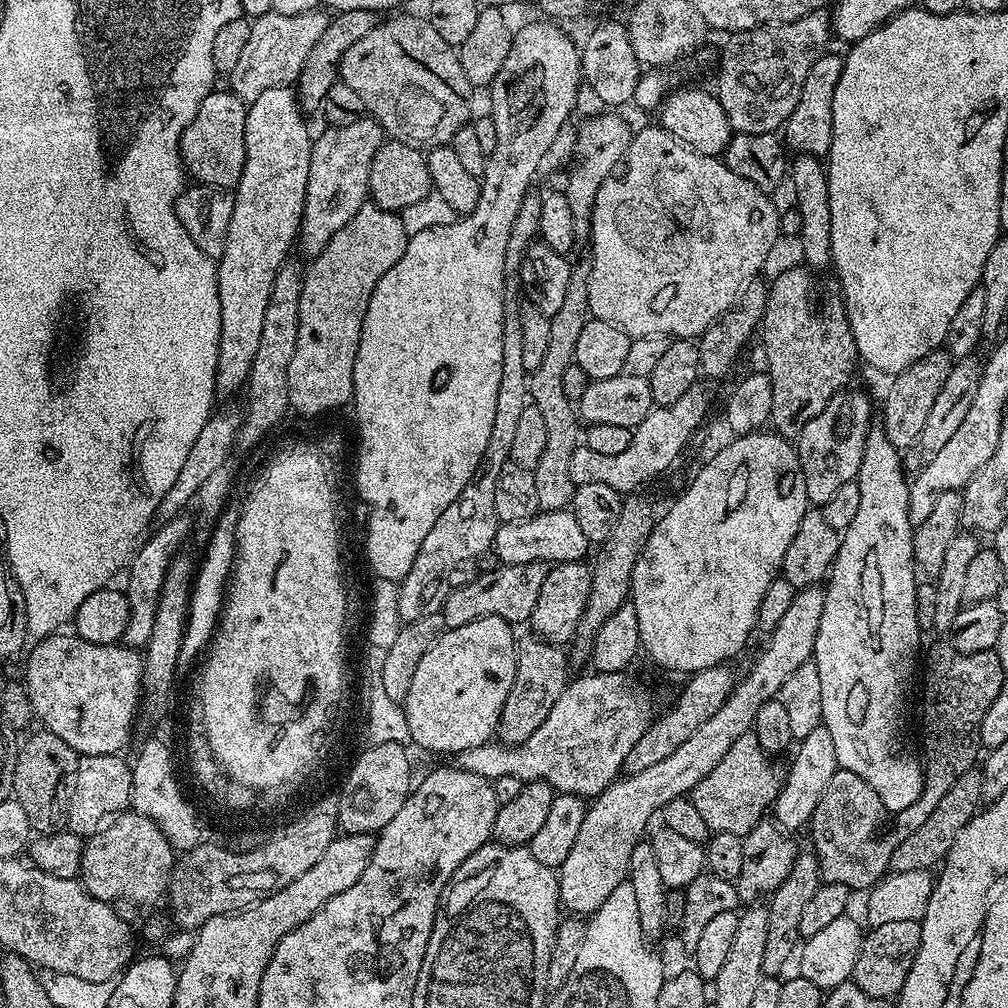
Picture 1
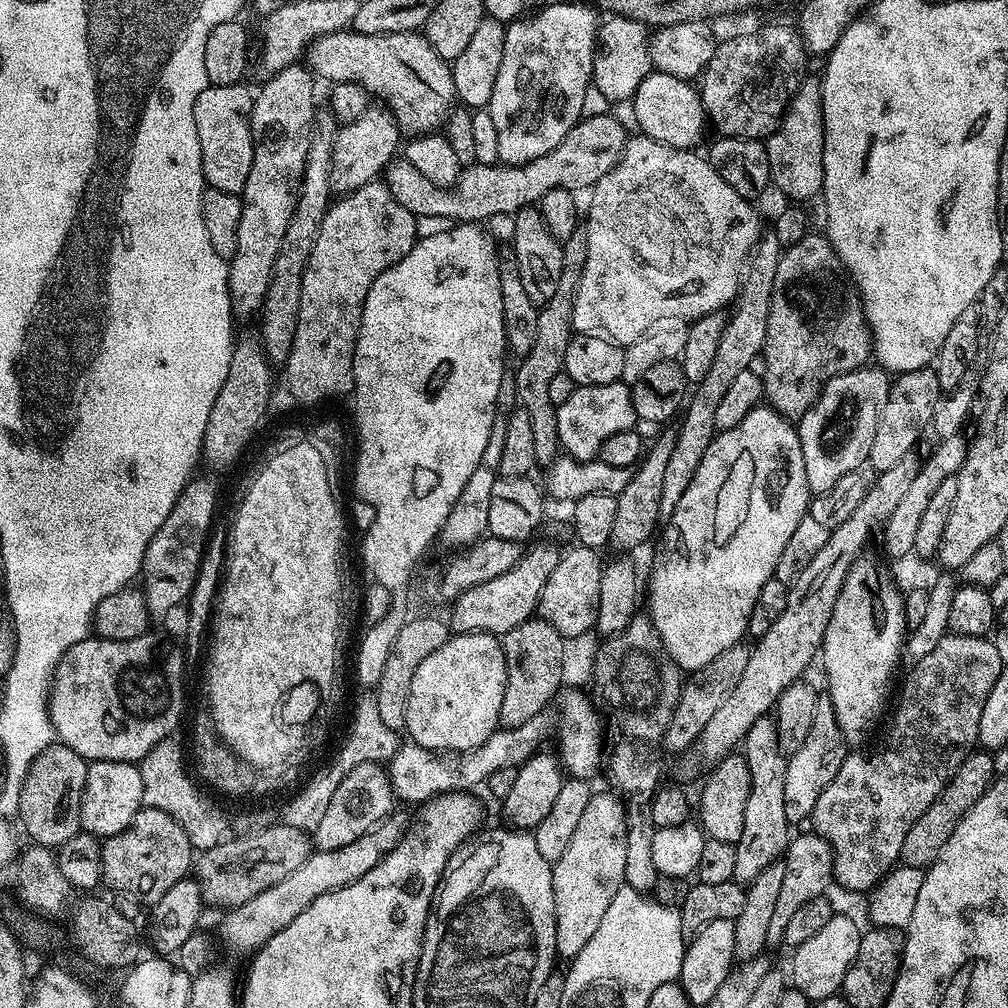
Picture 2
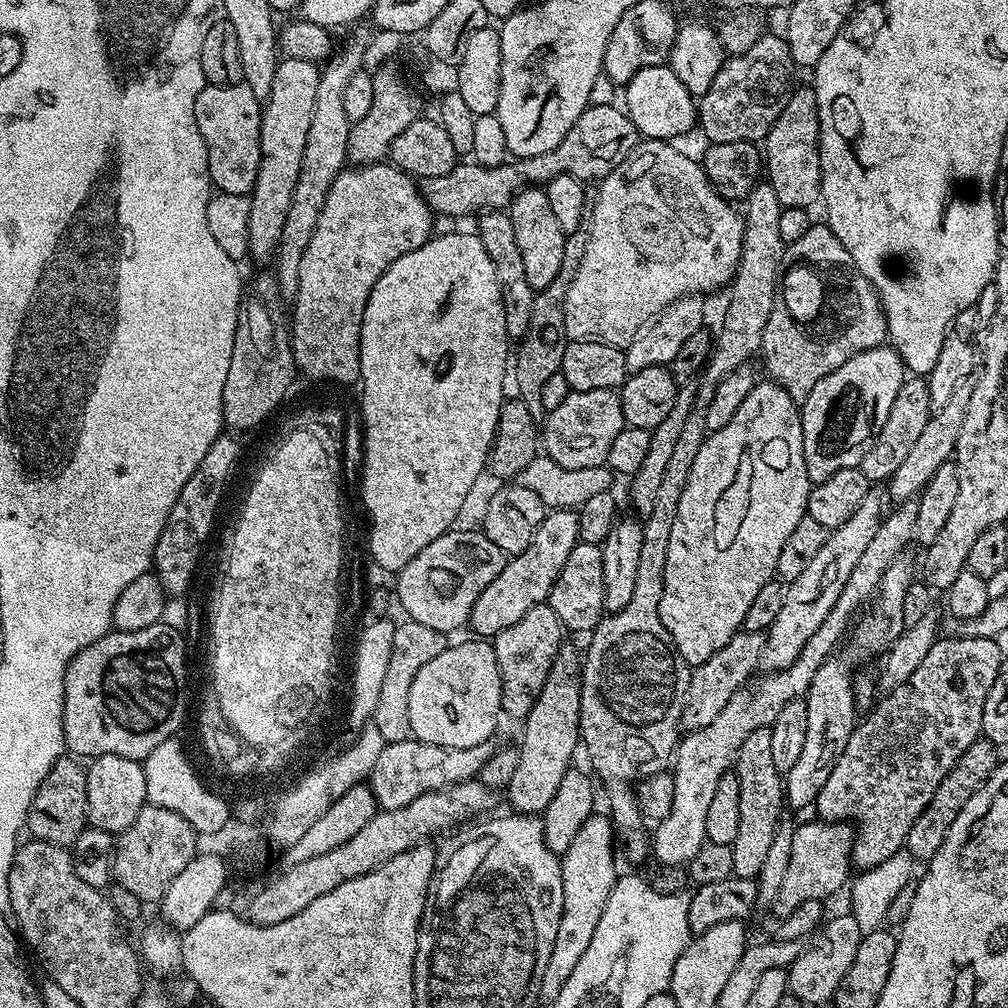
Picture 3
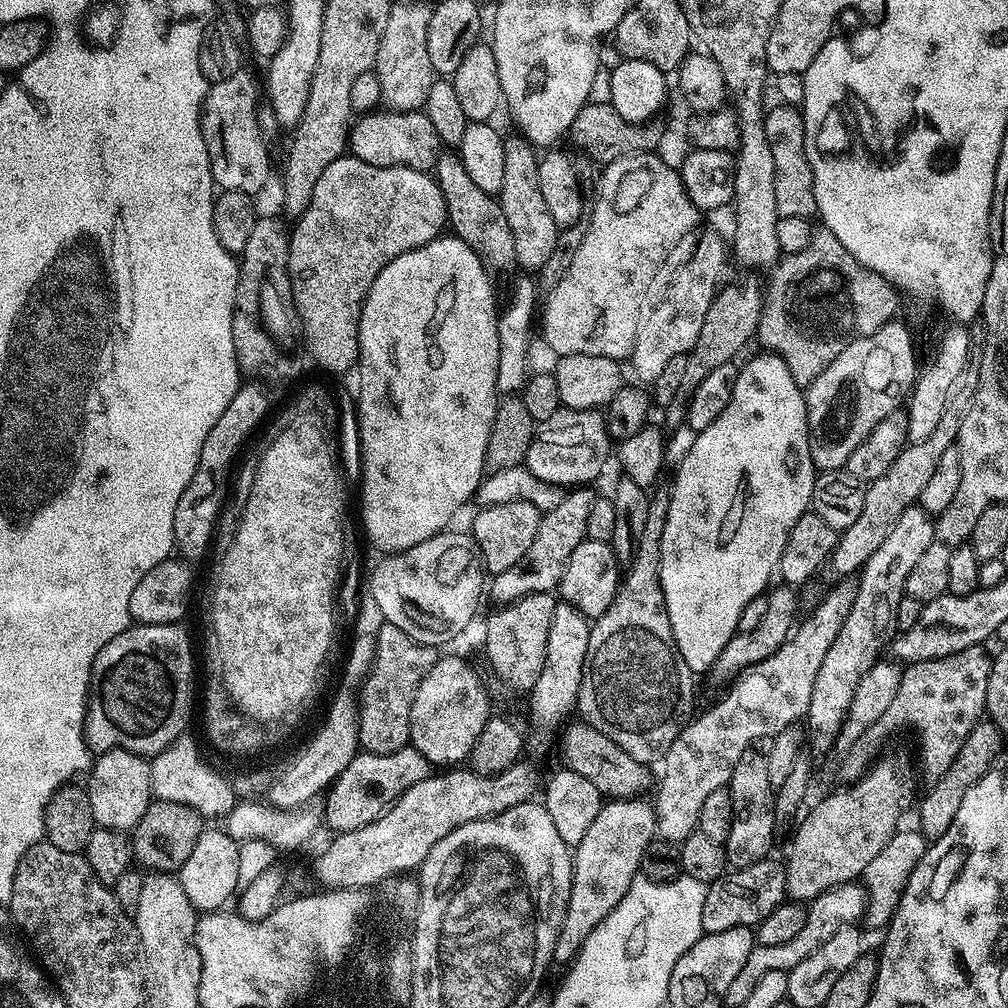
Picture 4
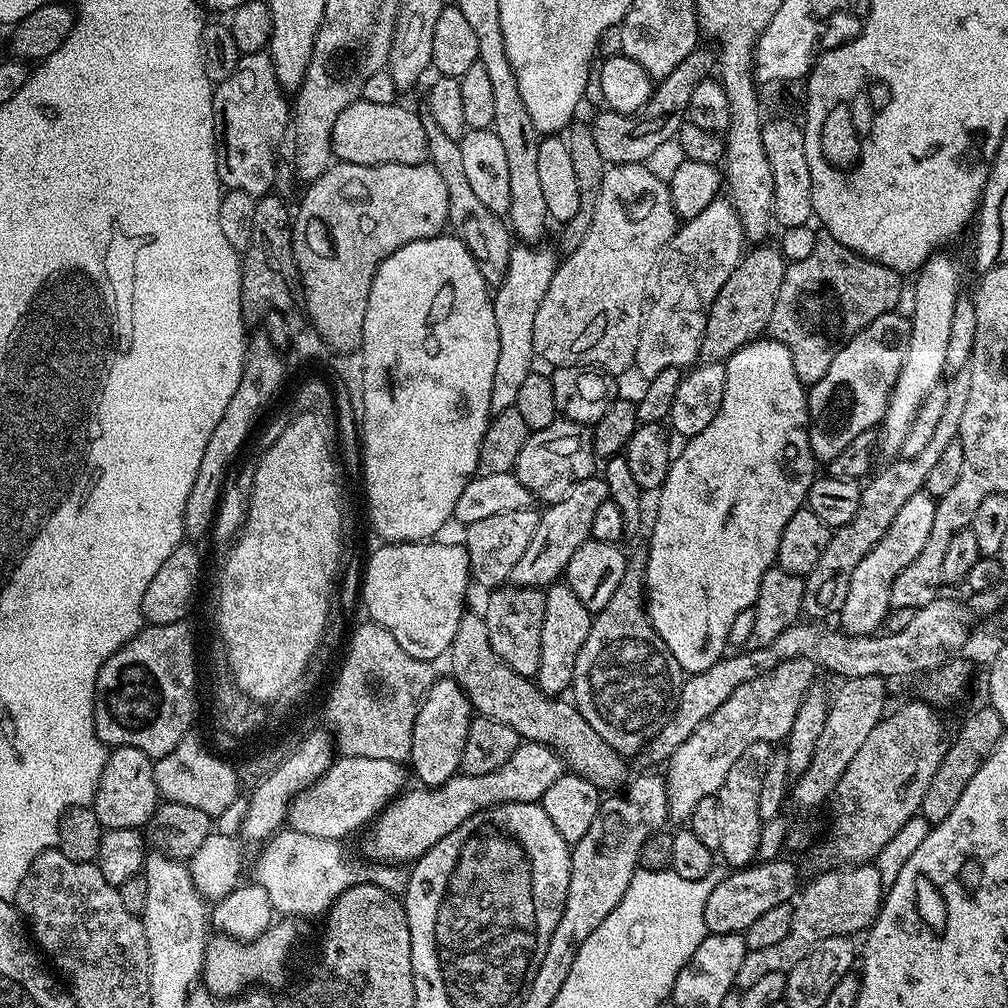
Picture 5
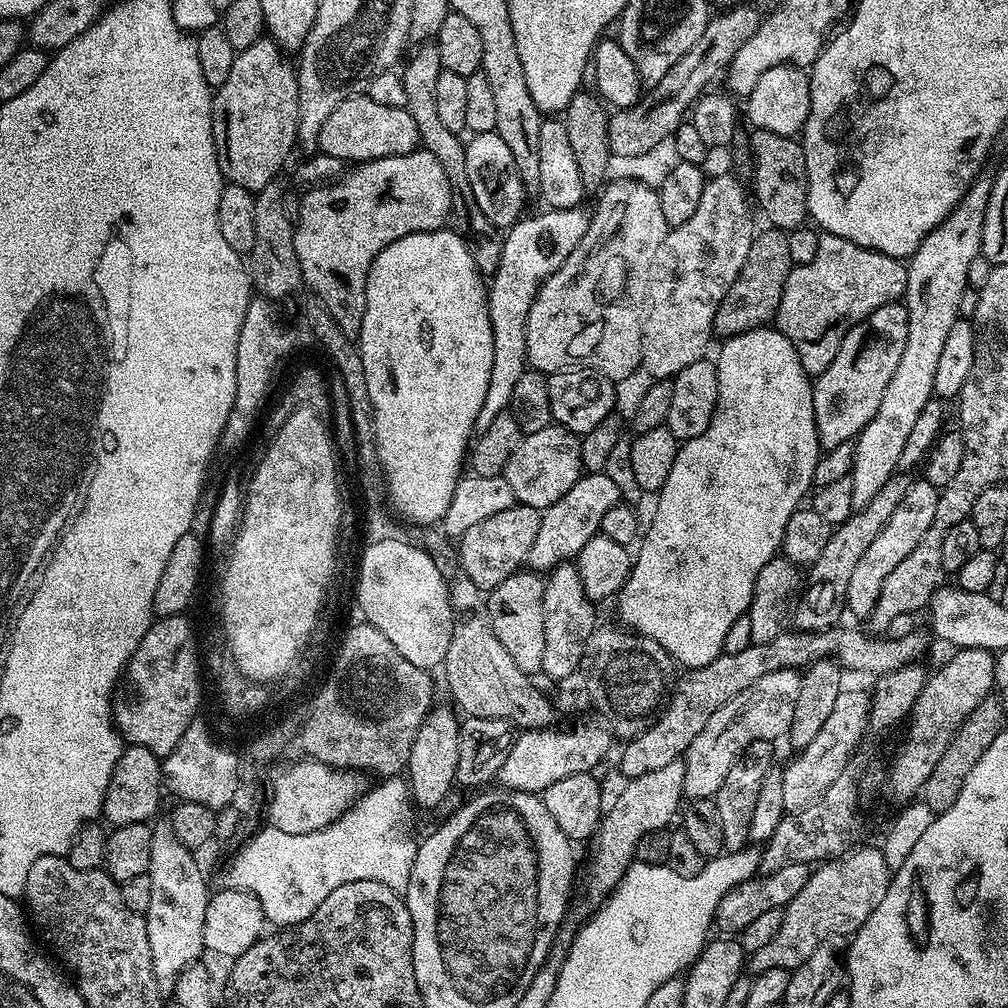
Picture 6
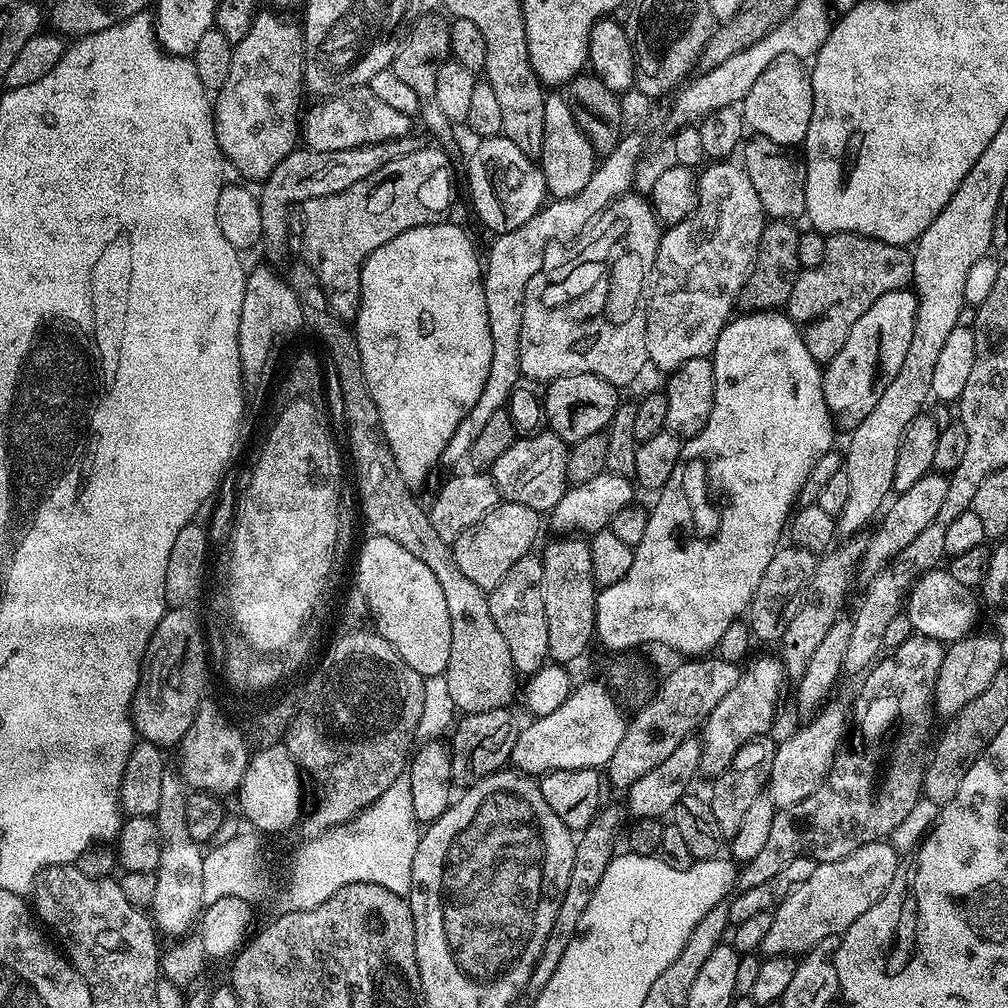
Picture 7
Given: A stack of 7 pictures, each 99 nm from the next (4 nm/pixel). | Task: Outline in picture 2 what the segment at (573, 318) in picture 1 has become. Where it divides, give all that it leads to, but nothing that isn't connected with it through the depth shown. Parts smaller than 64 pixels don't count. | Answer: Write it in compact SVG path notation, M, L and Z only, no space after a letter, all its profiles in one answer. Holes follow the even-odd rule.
M577 230L569 240L563 241L562 247L562 278L558 278L558 290L554 290L554 298L550 298L540 308L538 314L538 339L534 342L534 350L526 354L514 369L516 377L516 399L519 407L530 414L530 426L534 429L534 458L537 465L550 466L562 449L558 438L558 405L550 402L550 382L554 374L563 372L566 346L570 346L574 335L572 319L574 318L574 302L576 288L582 278L582 270L586 266L586 250L588 237L583 231Z

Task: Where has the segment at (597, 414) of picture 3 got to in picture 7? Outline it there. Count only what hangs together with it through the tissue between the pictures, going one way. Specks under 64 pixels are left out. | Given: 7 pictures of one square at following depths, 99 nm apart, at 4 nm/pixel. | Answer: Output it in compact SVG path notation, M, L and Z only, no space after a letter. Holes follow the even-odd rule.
M540 430L535 434L517 438L510 450L506 450L506 454L502 454L502 458L492 464L492 481L507 503L530 506L530 510L541 514L551 513L552 508L558 506L565 488L569 485L565 472L568 450L569 445L550 430Z

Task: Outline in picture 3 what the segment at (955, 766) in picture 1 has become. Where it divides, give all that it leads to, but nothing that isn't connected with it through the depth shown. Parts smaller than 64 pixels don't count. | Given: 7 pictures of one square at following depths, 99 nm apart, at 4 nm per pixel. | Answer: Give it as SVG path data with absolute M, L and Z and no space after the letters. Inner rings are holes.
M953 634L949 640L937 639L936 644L930 646L930 654L926 654L926 658L922 658L922 666L918 666L918 670L914 670L914 674L910 674L910 678L906 682L902 682L902 686L898 686L893 692L881 695L871 709L873 712L865 720L863 717L857 723L856 728L850 734L850 742L846 742L846 750L842 750L840 757L834 762L834 770L830 770L830 778L826 778L826 786L822 786L814 805L815 815L819 819L851 822L854 825L856 837L852 843L852 863L857 869L863 870L878 866L880 862L884 862L886 858L890 858L892 854L907 845L910 826L914 826L918 814L922 814L922 810L926 810L926 806L930 806L930 798L934 798L934 790L938 790L942 778L946 778L946 774L950 774L950 766L954 766L954 762L958 762L958 758L962 758L966 746L981 739L982 710L986 710L986 694L990 694L990 686L994 686L994 678L998 678L1000 664L1005 658L998 650L993 638L974 638Z

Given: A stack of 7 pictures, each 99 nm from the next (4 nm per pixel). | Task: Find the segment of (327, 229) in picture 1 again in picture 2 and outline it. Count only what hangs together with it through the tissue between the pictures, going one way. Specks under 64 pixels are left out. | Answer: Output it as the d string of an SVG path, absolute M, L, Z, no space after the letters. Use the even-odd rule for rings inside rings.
M369 106L362 118L343 125L339 130L341 132L337 131L332 138L330 182L333 193L347 194L373 183L383 173L401 147L402 133L392 113L383 106Z

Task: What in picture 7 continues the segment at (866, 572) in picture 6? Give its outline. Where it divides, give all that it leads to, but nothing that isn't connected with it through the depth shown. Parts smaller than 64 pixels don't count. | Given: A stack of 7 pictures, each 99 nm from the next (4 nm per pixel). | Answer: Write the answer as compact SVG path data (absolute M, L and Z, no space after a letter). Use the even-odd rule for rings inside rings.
M933 470L922 478L918 478L918 482L914 482L914 486L910 486L910 490L899 493L895 497L896 501L893 499L887 505L886 511L879 517L878 523L875 525L876 533L870 538L867 537L866 540L862 559L862 568L864 566L865 573L879 572L880 569L886 567L888 561L893 560L898 554L898 550L903 550L909 542L914 542L914 538L918 538L918 534L922 534L922 530L926 530L926 526L930 526L930 522L934 522L942 502L946 499L947 489L948 476Z

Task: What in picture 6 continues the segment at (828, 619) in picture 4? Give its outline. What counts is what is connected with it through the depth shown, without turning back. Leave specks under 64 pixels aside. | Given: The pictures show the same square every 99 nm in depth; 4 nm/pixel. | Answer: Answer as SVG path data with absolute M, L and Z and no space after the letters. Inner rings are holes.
M794 668L774 670L774 674L766 674L766 678L758 678L742 694L730 698L726 706L718 706L714 714L710 714L710 722L702 726L698 738L690 742L682 759L686 766L686 782L684 794L688 800L710 800L716 791L726 782L726 774L730 774L730 766L750 746L759 740L779 741L787 733L790 722L794 722L794 702L798 702L798 686L801 673Z

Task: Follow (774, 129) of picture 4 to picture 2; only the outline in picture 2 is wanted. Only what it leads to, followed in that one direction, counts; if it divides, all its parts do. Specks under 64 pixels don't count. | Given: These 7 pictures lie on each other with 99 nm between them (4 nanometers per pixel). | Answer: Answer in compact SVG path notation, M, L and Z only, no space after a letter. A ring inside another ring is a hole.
M812 74L805 75L804 81L798 86L798 90L792 95L792 100L784 109L784 115L780 118L780 124L776 127L775 132L771 136L767 137L766 147L768 149L768 157L770 158L770 174L772 175L772 184L775 187L780 187L786 195L789 196L789 201L792 202L808 202L811 196L819 197L824 190L824 163L822 162L822 154L824 153L824 119L822 118L822 86L820 80L817 77L812 77Z

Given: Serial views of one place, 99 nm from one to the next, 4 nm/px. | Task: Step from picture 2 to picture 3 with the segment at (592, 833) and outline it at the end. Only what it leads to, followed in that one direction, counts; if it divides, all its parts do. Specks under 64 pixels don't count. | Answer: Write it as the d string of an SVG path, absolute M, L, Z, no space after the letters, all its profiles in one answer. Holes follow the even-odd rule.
M593 814L582 822L582 830L578 830L574 842L570 842L570 850L566 850L560 857L562 870L562 918L558 922L558 934L554 938L554 950L550 950L550 959L546 961L546 971L542 973L539 999L551 1002L562 994L562 986L574 974L574 966L578 966L582 954L586 954L586 946L590 946L590 938L594 938L594 930L598 930L598 918L602 918L602 910L606 910L606 902L610 898L610 890L614 890L618 879L616 872L616 856L612 853L614 848L614 829L612 821L607 815Z

